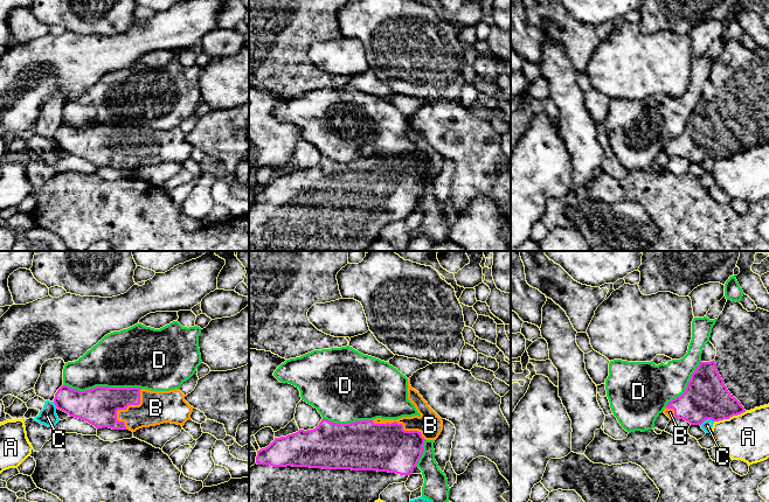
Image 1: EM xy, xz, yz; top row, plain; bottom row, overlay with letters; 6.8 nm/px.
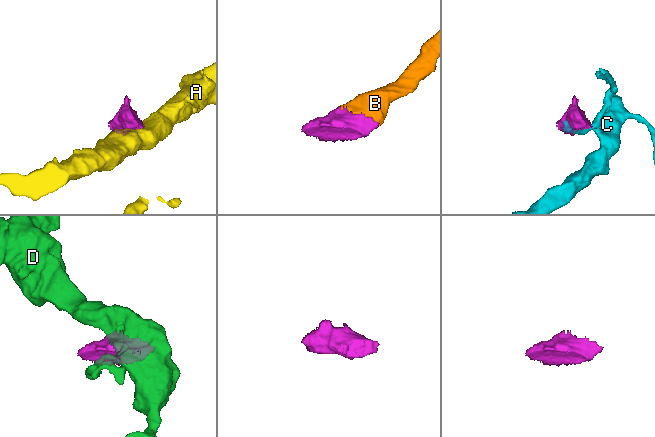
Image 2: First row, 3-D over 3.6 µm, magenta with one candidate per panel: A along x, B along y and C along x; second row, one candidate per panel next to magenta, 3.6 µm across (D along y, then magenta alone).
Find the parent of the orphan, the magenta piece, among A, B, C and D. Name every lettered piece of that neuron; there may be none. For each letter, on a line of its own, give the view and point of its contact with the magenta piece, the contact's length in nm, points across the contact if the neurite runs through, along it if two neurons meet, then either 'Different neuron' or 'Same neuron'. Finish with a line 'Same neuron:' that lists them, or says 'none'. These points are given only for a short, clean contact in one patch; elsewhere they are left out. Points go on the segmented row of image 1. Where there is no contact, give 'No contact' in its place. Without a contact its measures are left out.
A: Touches magenta at yz (729, 417). Shared border 240 nm. Different neuron
B: Touches magenta at xy (124, 409). Shared border 300 nm. Same neuron
C: Touches magenta at yz (706, 419). Shared border 100 nm. Different neuron
D: Touches magenta at xy (102, 387). Shared border 550 nm. Different neuron
Same neuron: B

